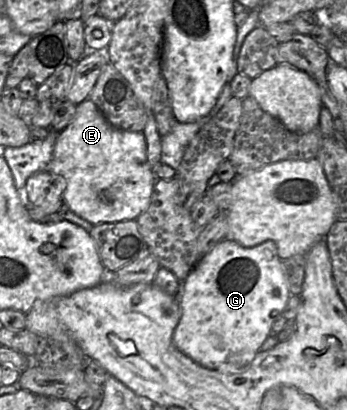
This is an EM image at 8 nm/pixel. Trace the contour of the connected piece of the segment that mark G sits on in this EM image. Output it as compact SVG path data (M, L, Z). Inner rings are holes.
M226 238L201 256L181 283L180 319L174 330L173 343L178 350L208 369L226 374L240 373L249 367L257 352L261 351L289 297L286 270L275 242L268 240L247 248Z

